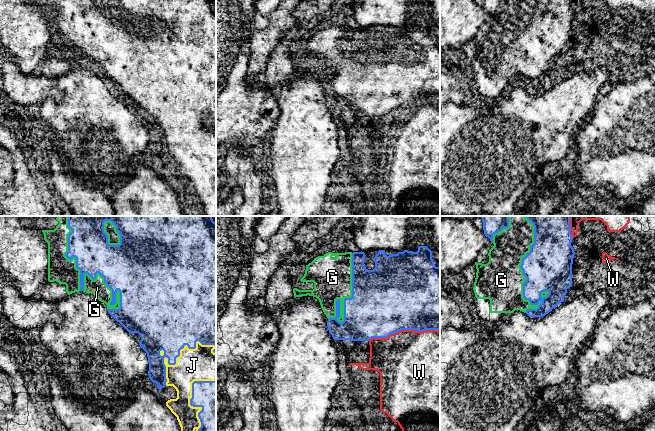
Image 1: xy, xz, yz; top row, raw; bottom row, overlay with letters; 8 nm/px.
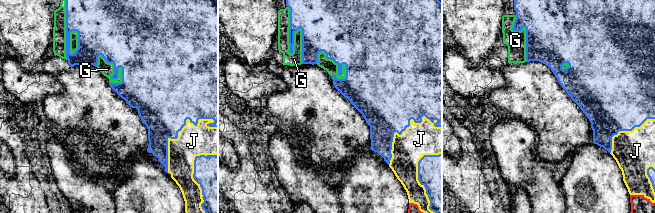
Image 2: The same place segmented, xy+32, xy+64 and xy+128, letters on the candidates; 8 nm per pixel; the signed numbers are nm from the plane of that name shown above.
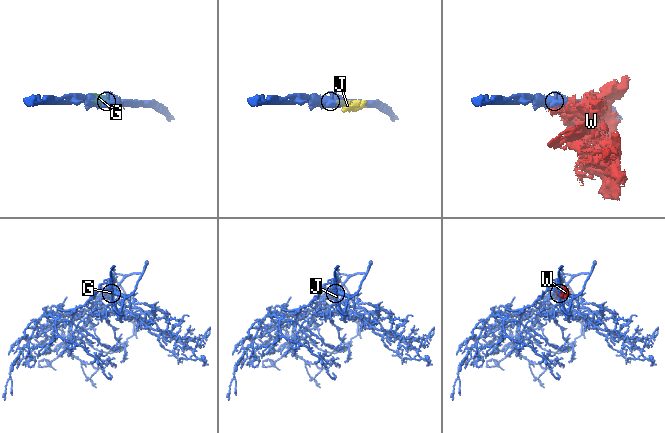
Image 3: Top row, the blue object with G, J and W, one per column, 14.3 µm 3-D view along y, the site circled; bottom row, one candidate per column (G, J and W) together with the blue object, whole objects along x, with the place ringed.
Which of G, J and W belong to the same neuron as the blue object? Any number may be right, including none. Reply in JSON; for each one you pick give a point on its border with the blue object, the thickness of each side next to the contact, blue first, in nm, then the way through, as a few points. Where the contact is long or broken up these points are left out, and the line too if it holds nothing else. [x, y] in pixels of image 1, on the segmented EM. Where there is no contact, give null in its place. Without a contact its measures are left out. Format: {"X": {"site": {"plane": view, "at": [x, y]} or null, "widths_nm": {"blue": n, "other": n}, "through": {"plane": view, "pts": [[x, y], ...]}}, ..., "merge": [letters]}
{"G": {"site": {"plane": "yz", "at": [522, 269]}, "widths_nm": {"blue": 380, "other": 360}}, "J": {"site": {"plane": "xy", "at": [177, 356]}, "widths_nm": {"blue": 400, "other": 280}}, "merge": ["G", "J"]}

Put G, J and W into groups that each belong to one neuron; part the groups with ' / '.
G J / W

